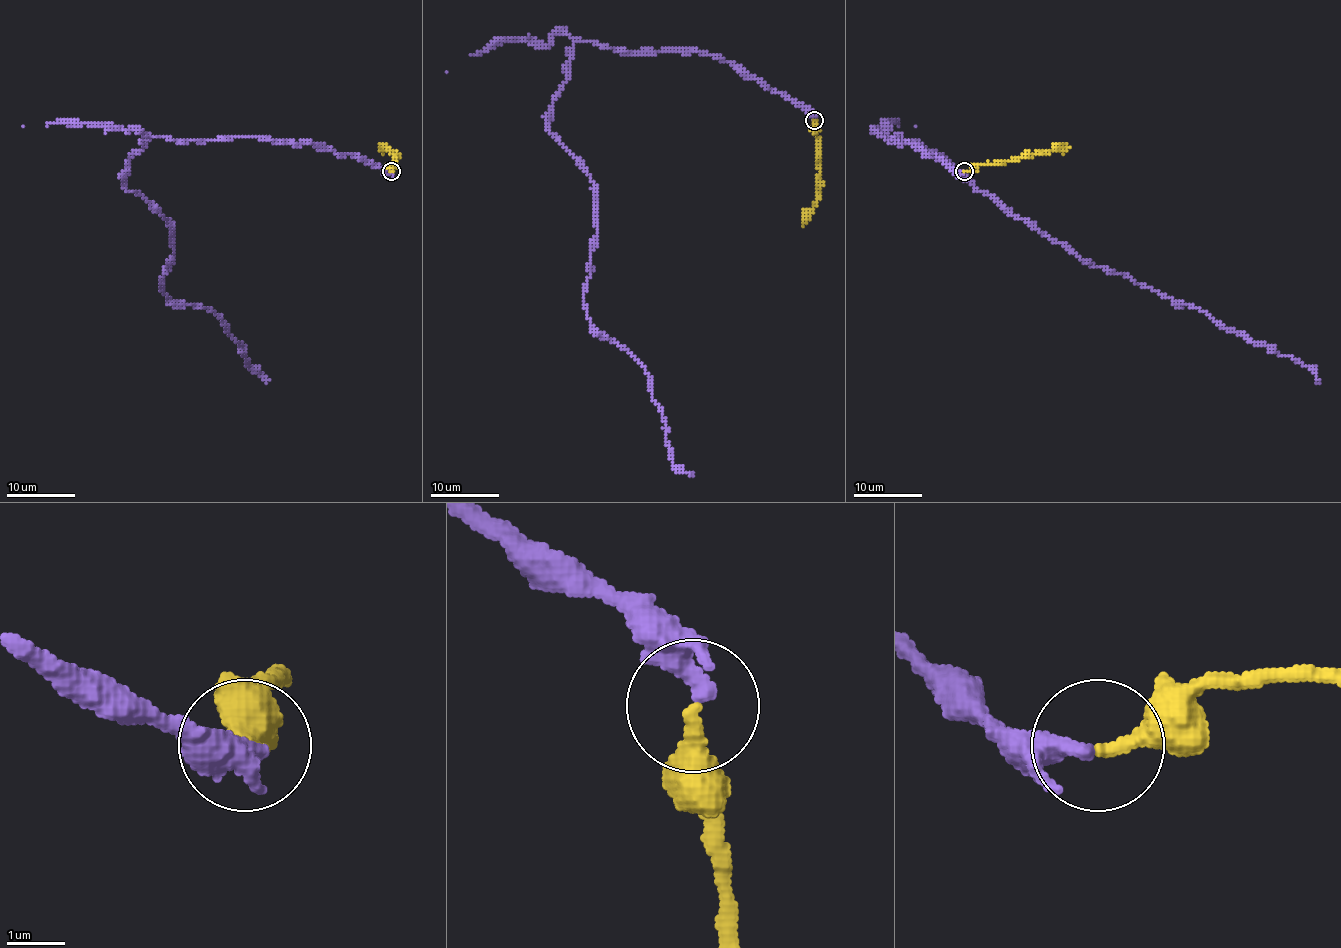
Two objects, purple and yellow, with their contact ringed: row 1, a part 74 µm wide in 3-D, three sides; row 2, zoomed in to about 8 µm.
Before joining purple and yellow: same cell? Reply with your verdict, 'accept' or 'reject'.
reject

